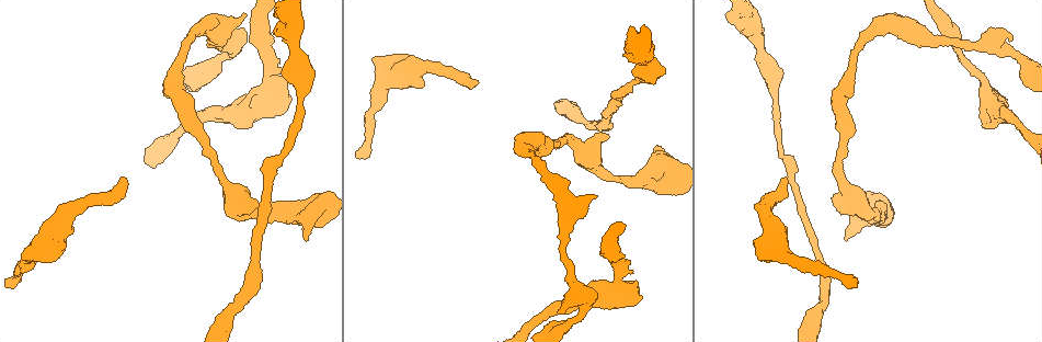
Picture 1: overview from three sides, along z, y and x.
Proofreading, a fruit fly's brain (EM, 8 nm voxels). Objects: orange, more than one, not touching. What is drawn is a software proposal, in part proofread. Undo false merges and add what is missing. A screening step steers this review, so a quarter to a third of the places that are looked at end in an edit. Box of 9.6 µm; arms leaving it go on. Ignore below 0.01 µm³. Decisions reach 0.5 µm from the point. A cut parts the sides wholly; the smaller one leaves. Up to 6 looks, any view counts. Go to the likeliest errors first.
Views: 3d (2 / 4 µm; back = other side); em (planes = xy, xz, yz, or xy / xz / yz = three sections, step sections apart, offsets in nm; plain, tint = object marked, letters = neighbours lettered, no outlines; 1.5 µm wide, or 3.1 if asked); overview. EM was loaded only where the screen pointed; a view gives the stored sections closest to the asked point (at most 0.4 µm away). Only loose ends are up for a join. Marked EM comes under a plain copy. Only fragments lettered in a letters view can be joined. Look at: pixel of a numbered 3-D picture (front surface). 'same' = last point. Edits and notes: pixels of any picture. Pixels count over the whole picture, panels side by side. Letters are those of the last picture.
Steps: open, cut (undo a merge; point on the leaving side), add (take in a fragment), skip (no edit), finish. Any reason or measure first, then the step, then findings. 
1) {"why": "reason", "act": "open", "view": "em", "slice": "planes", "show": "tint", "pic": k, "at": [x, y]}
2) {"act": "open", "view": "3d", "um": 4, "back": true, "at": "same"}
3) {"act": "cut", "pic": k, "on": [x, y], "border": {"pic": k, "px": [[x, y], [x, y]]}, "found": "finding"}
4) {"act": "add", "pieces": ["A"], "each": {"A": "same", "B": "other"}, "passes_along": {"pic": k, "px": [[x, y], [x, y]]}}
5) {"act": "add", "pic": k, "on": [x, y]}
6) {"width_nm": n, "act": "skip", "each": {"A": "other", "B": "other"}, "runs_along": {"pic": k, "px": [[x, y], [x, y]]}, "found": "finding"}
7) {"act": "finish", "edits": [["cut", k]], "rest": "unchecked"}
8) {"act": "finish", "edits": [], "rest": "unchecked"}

{"why": "branch stops here", "act": "open", "view": "em", "slice": "xy", "step": 4, "show": "letters", "pic": 1, "at": [476, 84]}

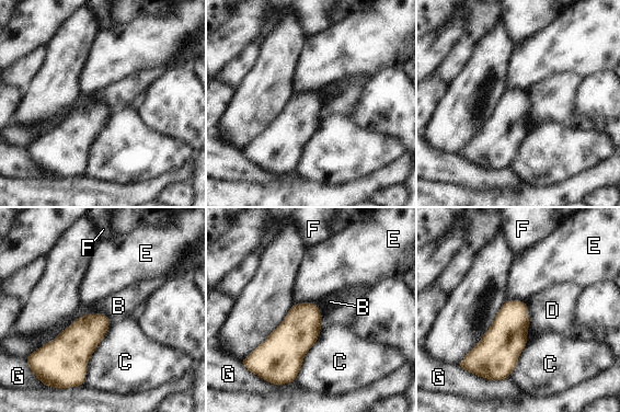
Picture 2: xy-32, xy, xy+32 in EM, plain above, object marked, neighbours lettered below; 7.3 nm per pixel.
{"width_nm": 200, "act": "skip", "each": {"B": "other", "C": "other", "D": "other", "E": "other", "F": "other", "G": "other"}, "found": "none of them fits"}

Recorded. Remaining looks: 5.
{"why": "branch stops here", "act": "open", "view": "3d", "um": 4, "back": true, "pic": 1, "at": [280, 20]}

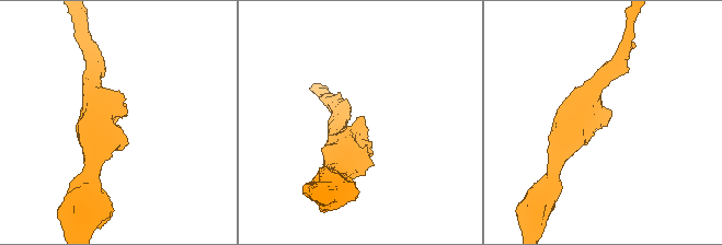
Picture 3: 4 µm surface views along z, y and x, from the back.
{"act": "open", "view": "em", "slice": "planes", "show": "letters", "pic": 3, "at": [359, 123]}

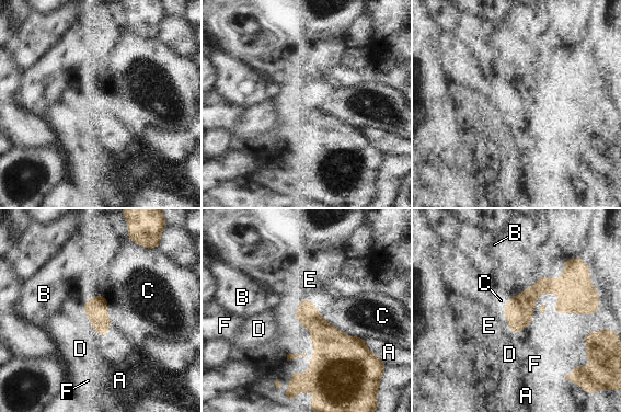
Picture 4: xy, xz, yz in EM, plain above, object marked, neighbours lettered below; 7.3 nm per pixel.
{"act": "skip", "each": {"A": "other", "B": "other", "C": "other", "D": "other", "E": "other", "F": "other"}, "border": {"pic": 4, "px": [[83, 309], [92, 328], [104, 338]]}, "found": "no lettered fragment goes on from it"}

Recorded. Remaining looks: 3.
{"why": "stops while still wide", "act": "open", "view": "3d", "um": 2, "back": true, "pic": 1, "at": [596, 196]}

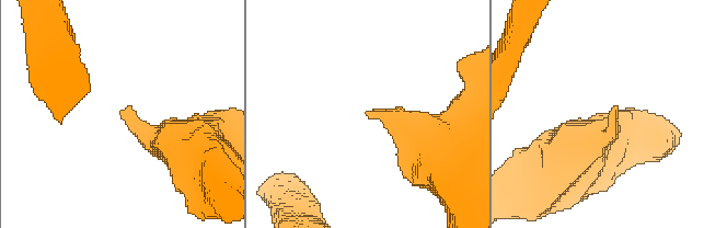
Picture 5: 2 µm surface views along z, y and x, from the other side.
{"act": "open", "view": "em", "slice": "planes", "show": "letters", "pic": 5, "at": [128, 106]}

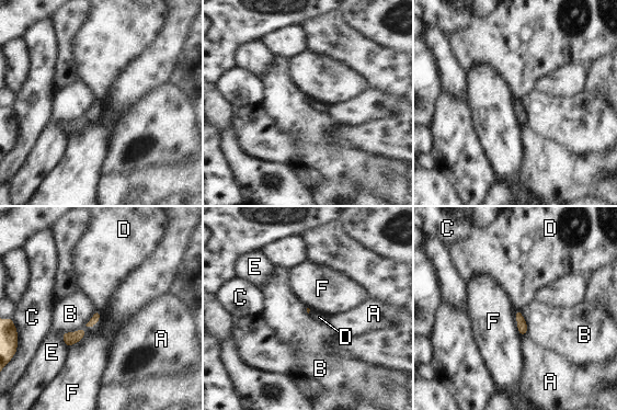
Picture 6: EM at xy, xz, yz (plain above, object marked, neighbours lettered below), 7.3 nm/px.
{"act": "skip", "each": {"A": "other", "B": "other", "C": "other", "D": "other", "E": "other", "F": "other"}, "runs_along": {"pic": 6, "px": [[96, 315], [79, 334], [68, 342]]}, "found": "no lettered fragment goes on from it"}

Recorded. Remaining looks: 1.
{"act": "finish", "edits": [], "rest": "unchecked"}

